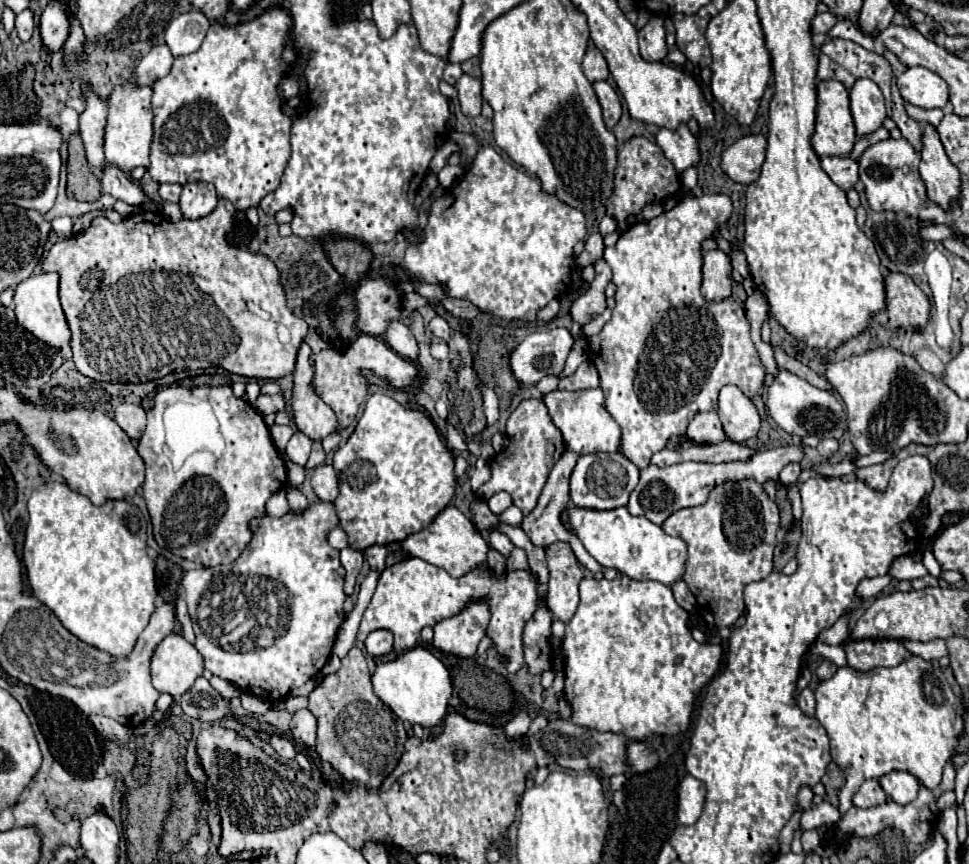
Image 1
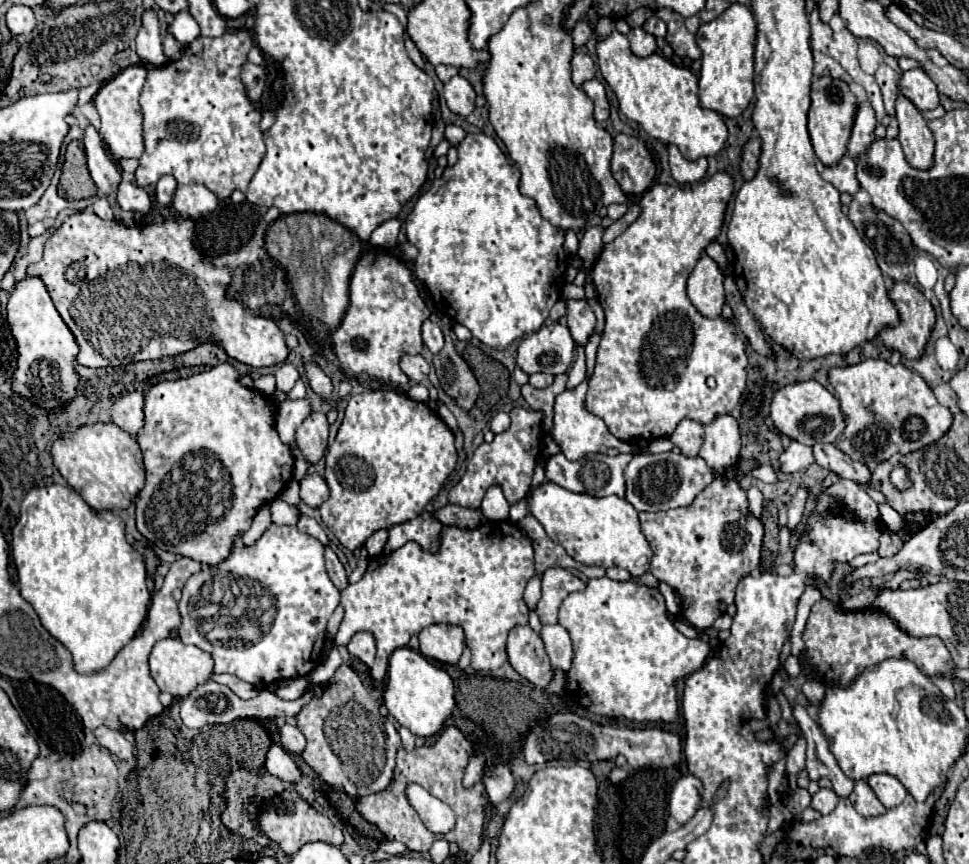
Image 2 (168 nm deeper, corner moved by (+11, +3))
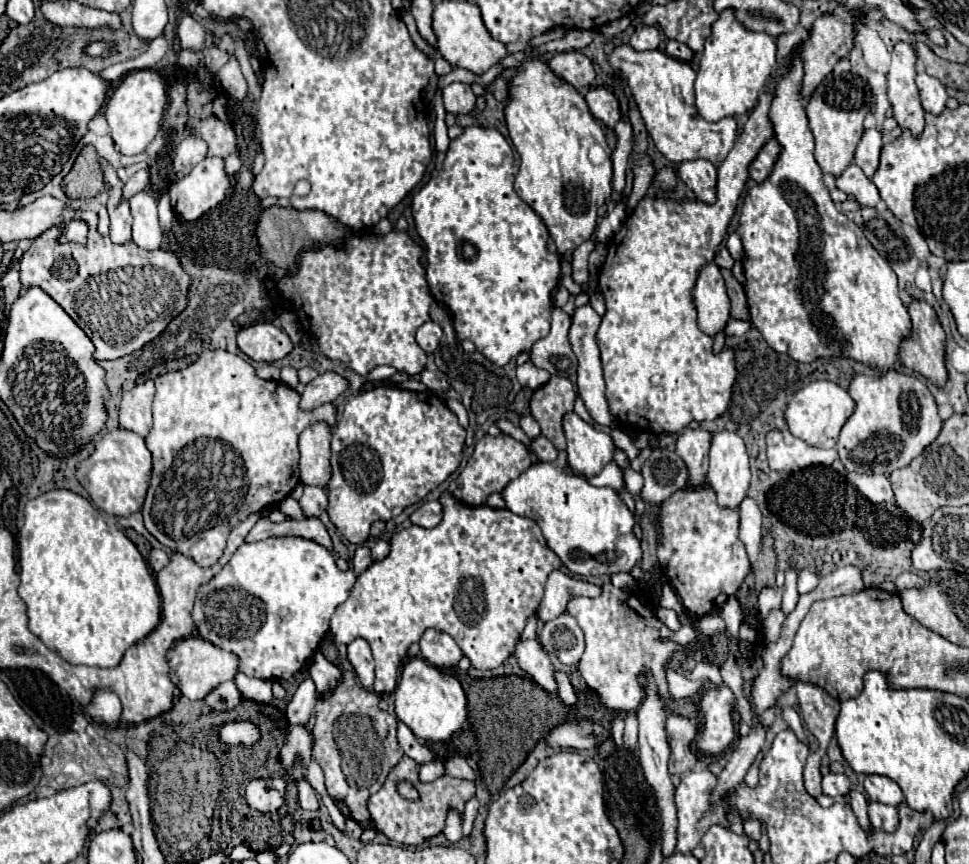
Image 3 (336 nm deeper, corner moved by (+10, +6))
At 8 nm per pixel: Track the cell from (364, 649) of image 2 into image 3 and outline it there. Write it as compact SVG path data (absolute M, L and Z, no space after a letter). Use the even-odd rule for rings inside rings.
M354 639L348 645L348 659L354 665L354 671L360 679L360 683L370 689L374 683L374 657L370 651L370 645L364 639Z

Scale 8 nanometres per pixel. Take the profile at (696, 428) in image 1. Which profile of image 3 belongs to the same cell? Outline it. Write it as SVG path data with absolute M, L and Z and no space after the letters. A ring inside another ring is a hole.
M684 429L676 437L676 453L684 459L690 471L692 487L704 483L706 467L708 467L708 449L710 449L710 433L704 429Z

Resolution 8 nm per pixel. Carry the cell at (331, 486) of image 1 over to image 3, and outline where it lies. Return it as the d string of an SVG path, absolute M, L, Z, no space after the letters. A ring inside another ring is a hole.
M306 485L304 495L300 497L300 507L306 513L306 517L318 517L328 507L326 491L316 485Z

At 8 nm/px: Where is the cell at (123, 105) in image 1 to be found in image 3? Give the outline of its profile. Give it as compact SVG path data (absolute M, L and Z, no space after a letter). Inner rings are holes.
M138 69L126 73L114 87L116 89L112 91L112 95L104 105L104 117L110 125L110 135L116 143L116 149L122 155L138 155L158 135L162 109L166 103L164 81L154 69Z

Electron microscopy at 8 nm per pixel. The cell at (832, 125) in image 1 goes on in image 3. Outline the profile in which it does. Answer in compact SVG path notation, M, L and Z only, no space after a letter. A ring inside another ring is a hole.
M830 73L822 79L822 83L814 89L812 97L806 103L806 115L810 121L810 129L816 139L814 157L824 173L840 175L854 157L854 149L858 139L862 137L862 121L872 105L872 91L864 83L862 77L854 73Z

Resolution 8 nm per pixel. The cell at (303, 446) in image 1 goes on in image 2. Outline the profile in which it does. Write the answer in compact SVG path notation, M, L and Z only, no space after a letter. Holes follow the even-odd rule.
M307 398L301 400L285 400L277 408L277 432L285 444L295 446L295 430L301 422L311 414L311 402Z

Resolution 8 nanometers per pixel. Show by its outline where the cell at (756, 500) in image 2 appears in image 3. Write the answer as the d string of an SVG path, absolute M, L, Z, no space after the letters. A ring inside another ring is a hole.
M746 497L740 503L740 539L748 549L748 557L754 563L760 551L760 539L762 539L762 513L758 509L758 503L752 497Z

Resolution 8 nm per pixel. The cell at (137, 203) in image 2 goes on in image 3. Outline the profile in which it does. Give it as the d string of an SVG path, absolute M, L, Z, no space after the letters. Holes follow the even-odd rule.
M140 191L134 197L130 197L130 209L134 217L132 225L132 239L142 249L154 249L162 245L162 227L158 223L158 211L156 201L150 193Z

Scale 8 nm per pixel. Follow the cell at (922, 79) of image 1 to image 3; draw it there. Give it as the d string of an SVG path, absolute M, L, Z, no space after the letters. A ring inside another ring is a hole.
M926 73L916 75L916 85L920 91L924 111L928 111L932 115L940 115L946 105L946 99L948 99L946 87L936 77L930 77Z

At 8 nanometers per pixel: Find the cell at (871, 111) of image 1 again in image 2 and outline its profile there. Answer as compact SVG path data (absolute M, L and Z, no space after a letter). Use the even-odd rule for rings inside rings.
M859 104L859 112L855 116L851 140L847 146L851 158L859 158L861 154L865 154L865 150L875 140L875 126L877 126L877 120L875 120L873 108L869 104Z

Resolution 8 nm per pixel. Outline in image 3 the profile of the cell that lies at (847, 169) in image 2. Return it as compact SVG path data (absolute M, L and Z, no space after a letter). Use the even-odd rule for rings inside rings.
M850 163L844 173L836 177L836 187L846 195L854 195L856 201L866 207L874 207L880 201L878 189L856 163Z

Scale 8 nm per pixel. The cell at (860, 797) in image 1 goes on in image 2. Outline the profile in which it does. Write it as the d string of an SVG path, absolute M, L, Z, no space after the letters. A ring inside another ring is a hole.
M857 782L853 794L849 796L849 800L855 806L855 810L861 816L865 816L865 818L877 816L877 814L883 814L885 812L885 806L877 800L877 796L873 794L873 790L869 788L867 782Z

